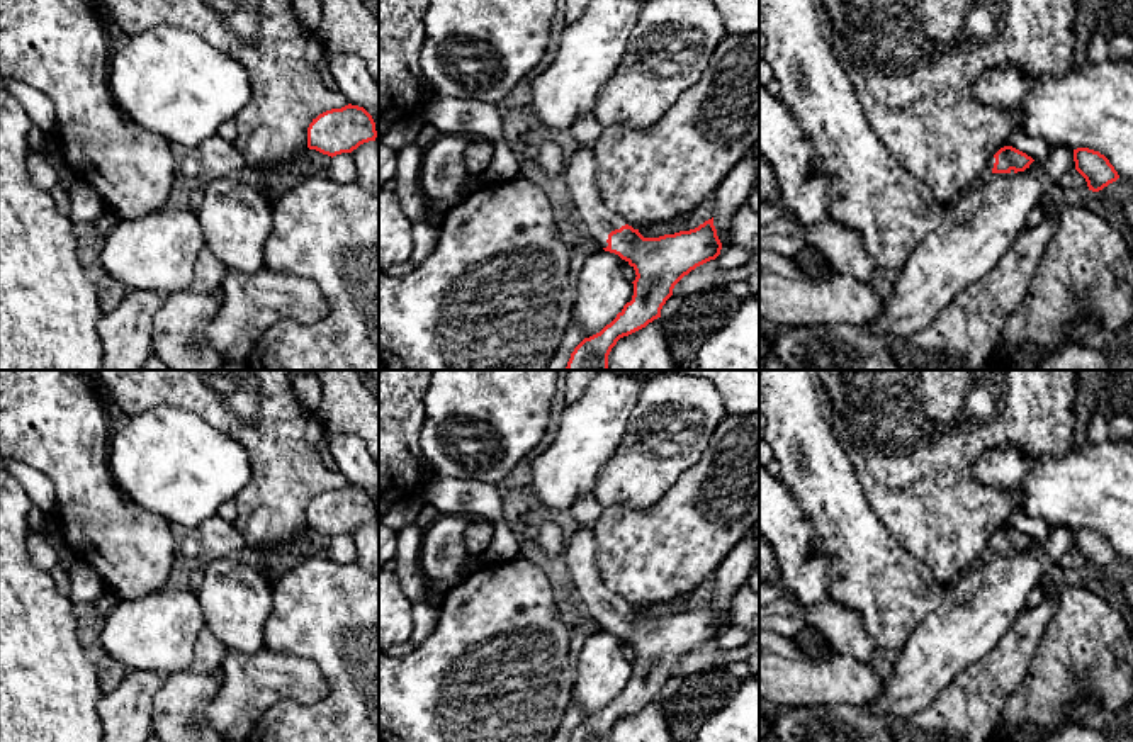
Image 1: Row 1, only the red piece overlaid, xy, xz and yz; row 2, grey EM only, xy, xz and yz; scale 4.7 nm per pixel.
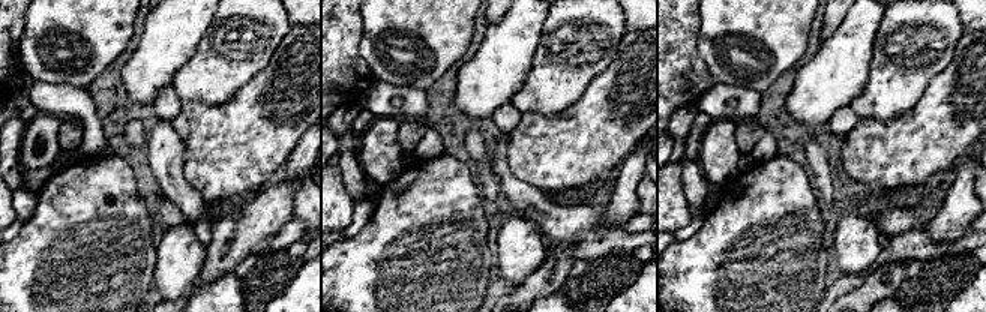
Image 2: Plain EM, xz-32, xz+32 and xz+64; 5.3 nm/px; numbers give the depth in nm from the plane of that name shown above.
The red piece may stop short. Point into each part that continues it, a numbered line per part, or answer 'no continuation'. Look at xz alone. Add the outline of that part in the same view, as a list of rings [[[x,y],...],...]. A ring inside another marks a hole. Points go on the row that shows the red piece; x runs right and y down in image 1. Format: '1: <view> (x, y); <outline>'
1: xz (597, 221); [[[578,146],[566,163],[562,178],[567,185],[569,204],[576,211],[579,228],[603,250],[608,246],[608,234],[625,226],[627,221],[601,202],[596,171],[593,149]]]

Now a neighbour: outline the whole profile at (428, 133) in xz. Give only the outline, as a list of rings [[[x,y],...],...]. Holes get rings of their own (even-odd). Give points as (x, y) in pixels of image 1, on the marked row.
[[[420,112],[416,115],[416,119],[423,126],[418,138],[416,138],[416,143],[421,148],[421,151],[425,153],[433,144],[433,141],[440,136],[440,132],[428,122],[425,112]]]

